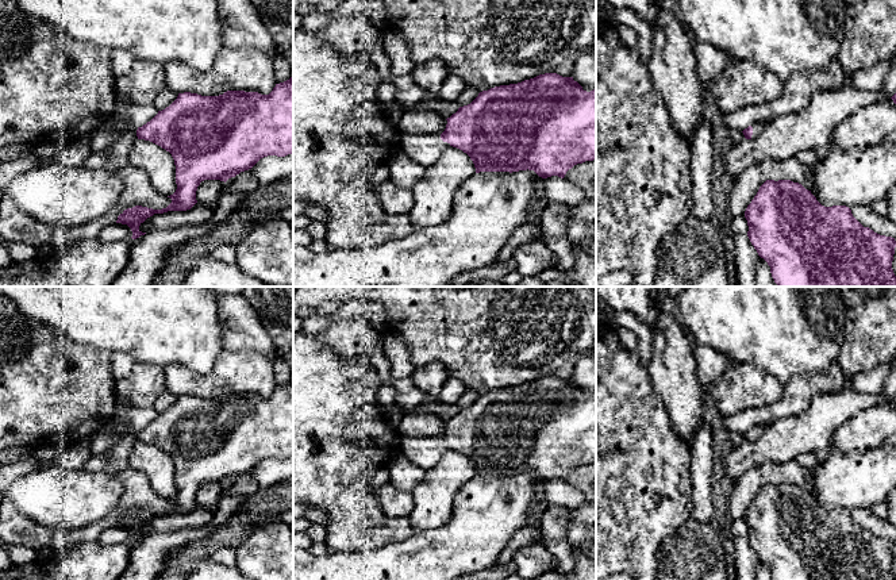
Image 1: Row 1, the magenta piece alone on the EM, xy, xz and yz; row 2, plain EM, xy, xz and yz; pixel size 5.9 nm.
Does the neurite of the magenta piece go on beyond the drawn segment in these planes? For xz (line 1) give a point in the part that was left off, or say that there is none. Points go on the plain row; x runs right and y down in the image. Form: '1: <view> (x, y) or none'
1: xz (426, 453)

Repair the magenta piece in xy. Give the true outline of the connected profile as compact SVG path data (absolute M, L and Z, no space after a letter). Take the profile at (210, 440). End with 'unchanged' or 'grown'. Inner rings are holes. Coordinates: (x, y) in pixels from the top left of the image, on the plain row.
M293 380L276 387L269 397L245 393L227 393L219 399L178 396L177 402L142 430L134 429L119 418L112 418L92 441L91 452L100 454L109 450L116 435L131 434L138 442L150 443L169 454L176 468L177 492L168 499L172 506L162 512L142 508L124 512L116 526L127 527L132 542L145 538L139 529L154 516L186 514L196 506L196 493L204 483L227 484L241 475L251 472L268 458L293 457Z; grown

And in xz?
M545 376L518 387L500 388L482 393L468 408L459 410L446 422L442 437L403 437L400 442L401 456L416 464L423 470L435 466L442 454L457 450L466 456L480 475L519 475L534 473L539 480L565 480L566 475L577 466L596 462L596 392L587 395L573 383L557 376Z; grown

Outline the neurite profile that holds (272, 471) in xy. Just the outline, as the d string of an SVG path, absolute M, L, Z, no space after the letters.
M293 457L285 460L268 458L261 461L249 475L255 480L259 489L269 488L293 479Z

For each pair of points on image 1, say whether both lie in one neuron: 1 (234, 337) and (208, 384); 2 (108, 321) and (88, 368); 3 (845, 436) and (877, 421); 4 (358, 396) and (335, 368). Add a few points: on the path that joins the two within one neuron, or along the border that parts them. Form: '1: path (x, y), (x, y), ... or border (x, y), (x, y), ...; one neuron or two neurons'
1: border (223, 348), (258, 353); two neurons
2: border (66, 335), (75, 342), (112, 352); two neurons
3: path (853, 434), (869, 429); one neuron
4: path (352, 390), (337, 375); one neuron

